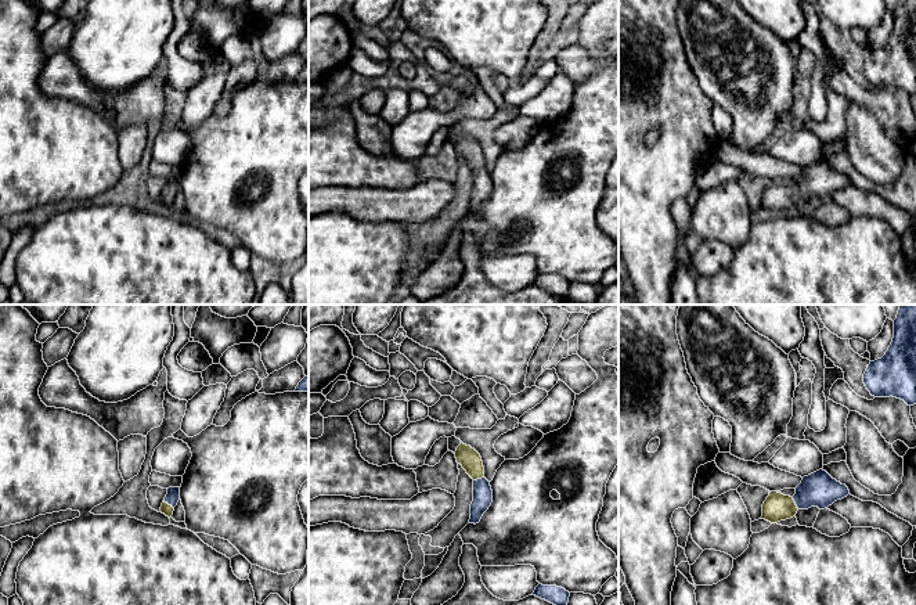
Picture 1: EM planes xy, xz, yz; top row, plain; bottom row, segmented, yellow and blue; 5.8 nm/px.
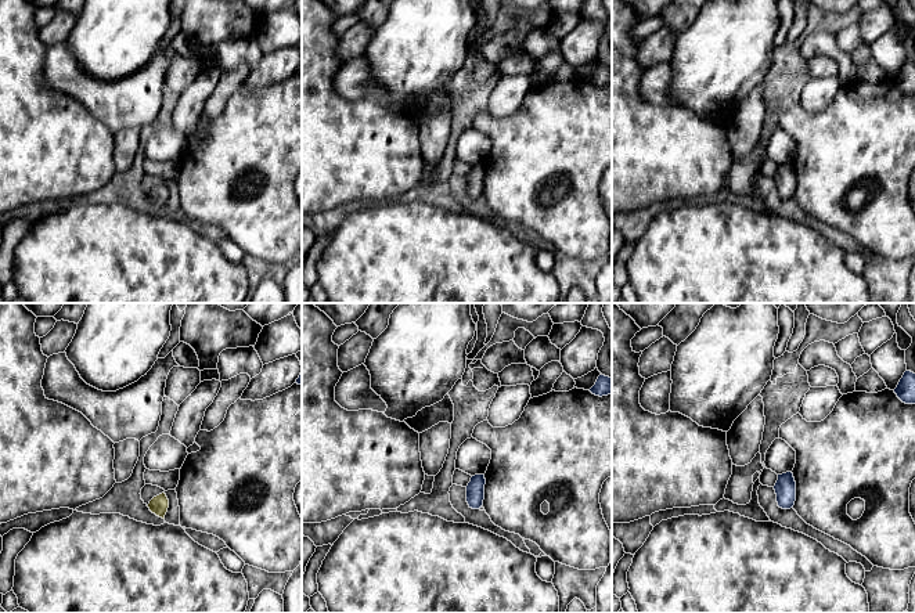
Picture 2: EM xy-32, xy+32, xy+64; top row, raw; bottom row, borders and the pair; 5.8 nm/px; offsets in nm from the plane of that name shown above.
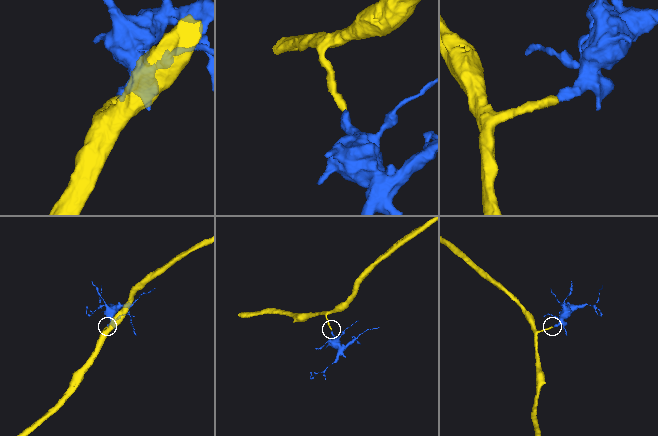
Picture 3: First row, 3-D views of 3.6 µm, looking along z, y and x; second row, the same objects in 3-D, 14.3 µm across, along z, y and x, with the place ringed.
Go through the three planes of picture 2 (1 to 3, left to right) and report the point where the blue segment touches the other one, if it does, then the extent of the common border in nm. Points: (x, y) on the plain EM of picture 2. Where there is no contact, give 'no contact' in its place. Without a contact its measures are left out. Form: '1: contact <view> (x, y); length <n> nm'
1: no contact
2: no contact
3: no contact

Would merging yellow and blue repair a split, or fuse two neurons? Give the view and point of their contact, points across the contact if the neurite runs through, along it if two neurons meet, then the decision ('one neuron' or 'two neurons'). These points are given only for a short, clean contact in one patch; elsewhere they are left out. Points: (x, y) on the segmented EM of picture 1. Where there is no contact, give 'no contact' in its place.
meets yellow in yz at (794, 503); runs through yz (778, 507), (788, 507), (794, 503), (819, 489); one neuron

